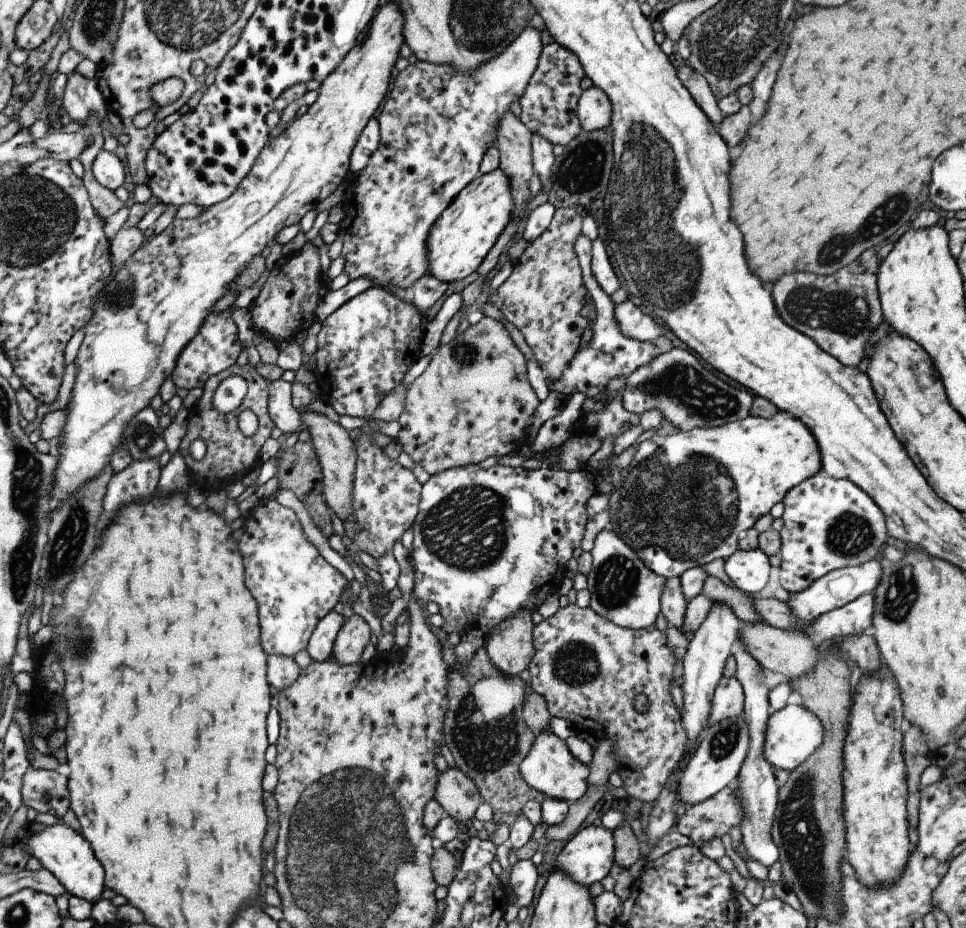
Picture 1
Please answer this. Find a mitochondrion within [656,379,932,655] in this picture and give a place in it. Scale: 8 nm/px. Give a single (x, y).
(849, 535)

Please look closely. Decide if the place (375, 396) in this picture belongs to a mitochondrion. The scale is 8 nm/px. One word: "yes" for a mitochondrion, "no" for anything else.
no

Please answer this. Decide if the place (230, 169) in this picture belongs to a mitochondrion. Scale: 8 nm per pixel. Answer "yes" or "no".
no

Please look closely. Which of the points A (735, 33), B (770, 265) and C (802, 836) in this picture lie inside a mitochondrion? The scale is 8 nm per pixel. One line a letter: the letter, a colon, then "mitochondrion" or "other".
A: mitochondrion
B: other
C: mitochondrion

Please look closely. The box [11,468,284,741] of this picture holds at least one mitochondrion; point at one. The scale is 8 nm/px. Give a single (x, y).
(65, 549)

